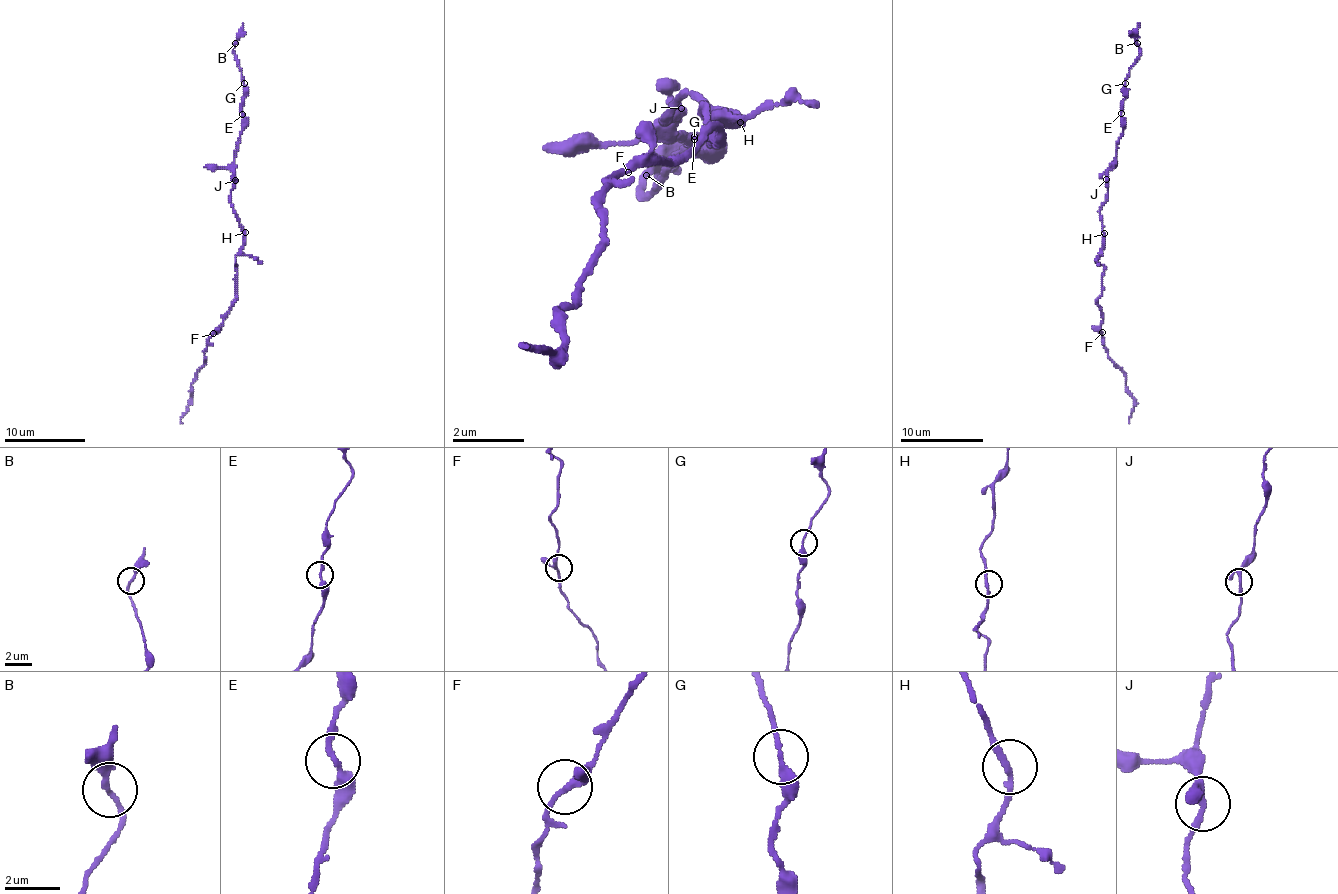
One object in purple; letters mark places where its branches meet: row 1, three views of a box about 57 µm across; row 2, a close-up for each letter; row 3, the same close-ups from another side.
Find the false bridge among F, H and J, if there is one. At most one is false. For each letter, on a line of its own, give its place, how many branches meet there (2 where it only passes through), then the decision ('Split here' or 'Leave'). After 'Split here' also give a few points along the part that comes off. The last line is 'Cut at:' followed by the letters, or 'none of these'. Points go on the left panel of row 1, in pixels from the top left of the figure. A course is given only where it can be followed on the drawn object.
F: Place: (213, 333). Branches: 3. Leave
H: Place: (245, 232). Branches: 2. Leave
J: Place: (235, 180). Branches: 3. Leave
Cut at: none of these

